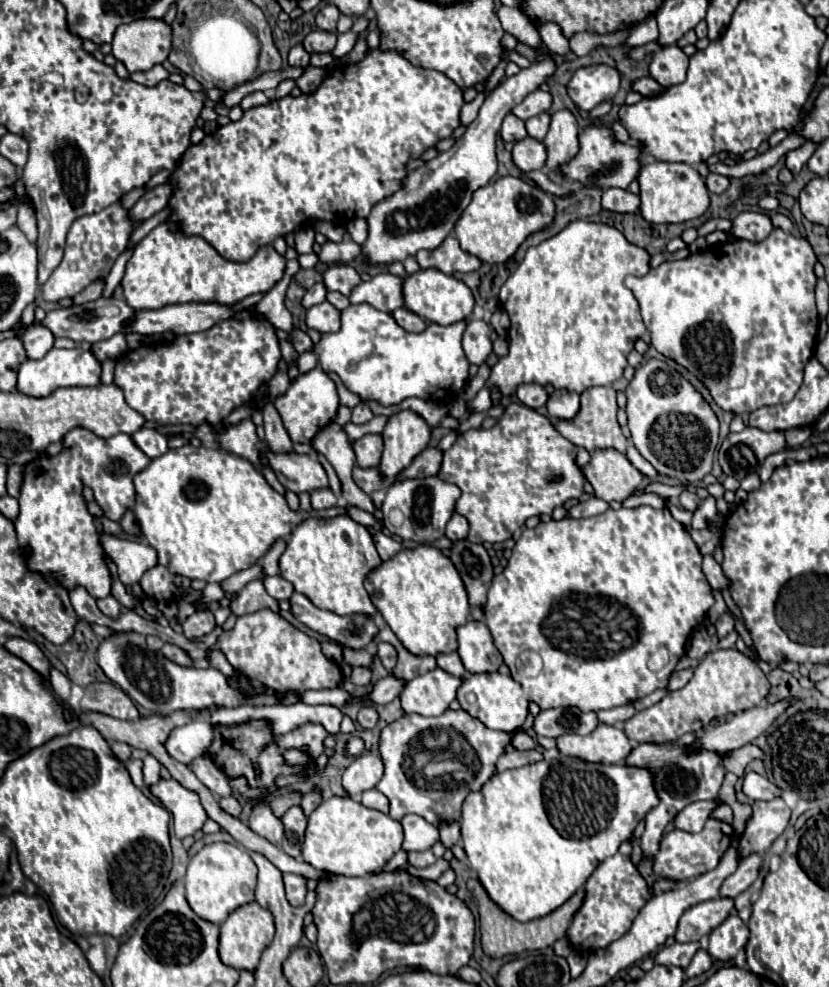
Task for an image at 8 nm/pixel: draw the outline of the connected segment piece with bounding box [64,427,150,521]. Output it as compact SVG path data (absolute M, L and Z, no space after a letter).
M74 427L72 431L68 431L68 435L64 437L64 447L80 447L82 451L82 471L80 471L80 479L84 481L84 485L92 487L94 497L98 501L98 505L102 507L104 515L112 521L120 521L122 513L126 509L134 507L134 485L132 485L132 477L142 471L150 459L134 445L132 437L126 433L118 433L110 439L102 439L98 435L94 435L88 429L82 427Z

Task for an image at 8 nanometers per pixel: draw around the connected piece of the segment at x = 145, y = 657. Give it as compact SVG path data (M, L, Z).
M112 633L104 637L98 645L98 665L104 675L116 683L136 705L144 707L146 711L166 715L170 711L196 711L204 707L238 707L238 705L276 705L278 699L274 695L260 695L254 699L244 699L238 689L226 683L226 677L210 667L210 669L196 669L196 667L180 667L170 659L164 659L160 651L152 651L146 645L146 635L142 633Z

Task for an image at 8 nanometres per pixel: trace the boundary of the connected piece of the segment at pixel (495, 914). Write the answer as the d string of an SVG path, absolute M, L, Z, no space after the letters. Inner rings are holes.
M474 885L470 889L474 893L474 897L478 899L478 907L480 907L480 931L482 931L482 949L484 953L488 953L490 957L504 957L504 955L516 955L522 951L530 951L530 949L544 949L554 945L554 941L566 937L566 931L576 915L576 911L582 907L584 903L584 895L586 891L580 889L576 891L576 895L572 895L572 899L568 899L568 903L564 903L562 907L558 907L556 911L552 911L546 917L538 917L532 919L528 923L520 923L514 917L510 917L508 913L504 913L484 891L482 885Z

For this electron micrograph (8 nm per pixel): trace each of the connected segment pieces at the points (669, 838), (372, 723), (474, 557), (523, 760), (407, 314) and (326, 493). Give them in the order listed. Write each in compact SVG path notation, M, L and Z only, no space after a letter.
M708 819L700 833L672 829L670 833L666 833L662 837L660 851L654 857L654 871L656 871L656 875L666 877L666 879L674 879L674 881L692 879L692 877L698 877L702 873L708 873L718 865L720 857L724 855L724 851L728 849L728 845L732 841L732 835L734 835L732 825L718 821L718 819Z
M364 705L364 707L360 709L360 713L358 713L358 723L360 723L364 729L376 727L376 723L378 723L378 711L376 711L376 707Z
M466 539L456 541L452 545L450 559L466 585L470 605L484 607L488 587L492 585L492 579L494 579L494 569L492 569L490 555L486 553L486 549L478 543L470 543Z
M506 751L504 755L500 755L500 759L496 761L496 771L506 771L506 769L514 769L514 767L524 767L528 763L540 761L542 753L538 751Z
M405 307L392 311L392 317L394 317L394 321L396 321L402 329L412 331L412 333L420 333L420 331L424 331L424 327L426 327L424 319L420 319L416 313L412 313L410 309L406 309Z
M316 489L310 495L312 495L312 507L314 509L330 509L338 501L330 489Z

